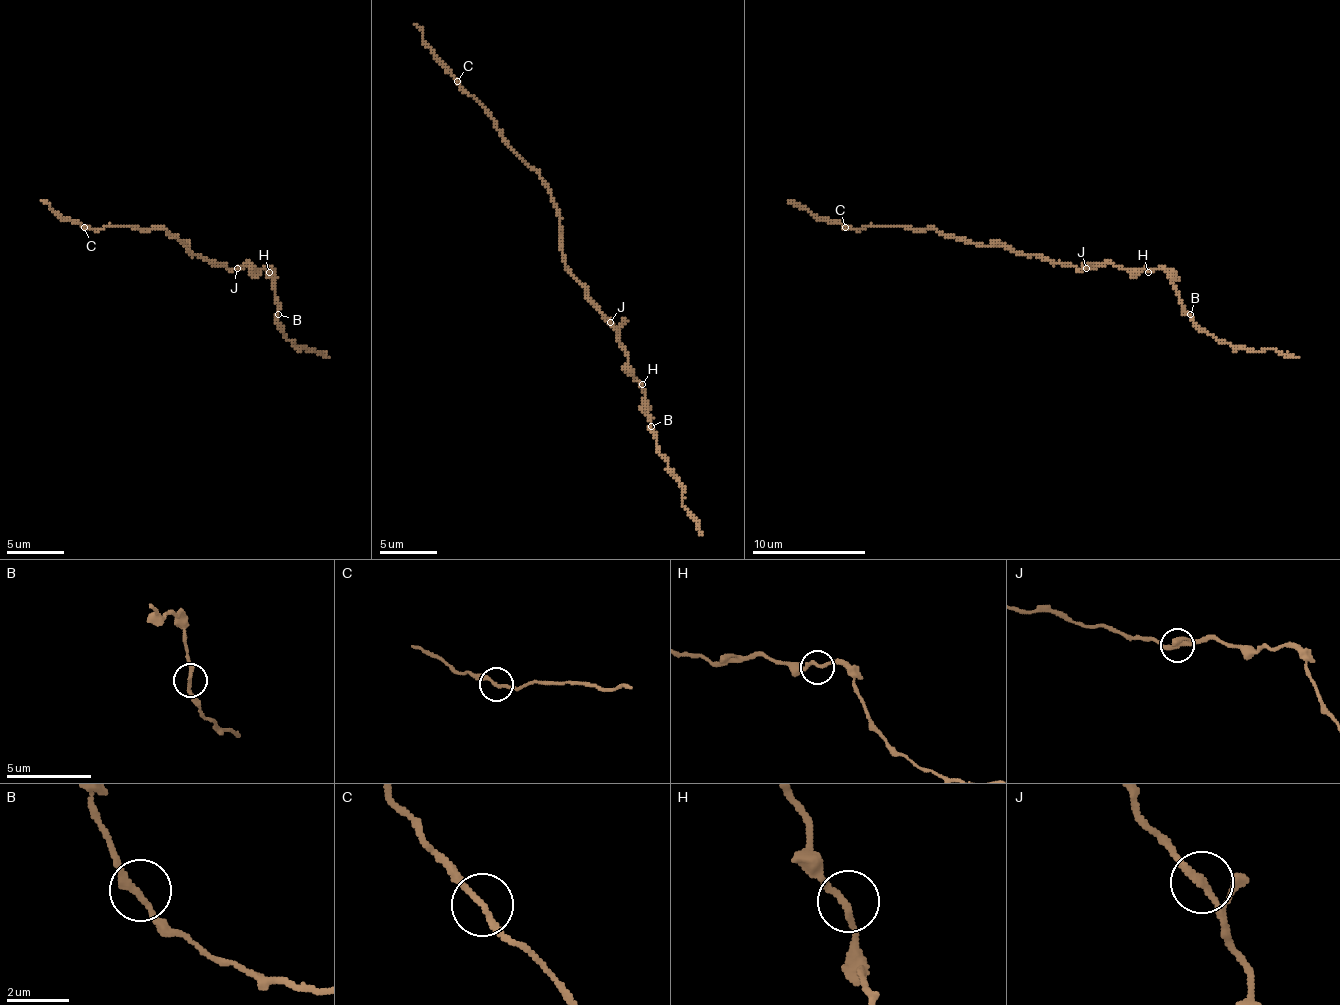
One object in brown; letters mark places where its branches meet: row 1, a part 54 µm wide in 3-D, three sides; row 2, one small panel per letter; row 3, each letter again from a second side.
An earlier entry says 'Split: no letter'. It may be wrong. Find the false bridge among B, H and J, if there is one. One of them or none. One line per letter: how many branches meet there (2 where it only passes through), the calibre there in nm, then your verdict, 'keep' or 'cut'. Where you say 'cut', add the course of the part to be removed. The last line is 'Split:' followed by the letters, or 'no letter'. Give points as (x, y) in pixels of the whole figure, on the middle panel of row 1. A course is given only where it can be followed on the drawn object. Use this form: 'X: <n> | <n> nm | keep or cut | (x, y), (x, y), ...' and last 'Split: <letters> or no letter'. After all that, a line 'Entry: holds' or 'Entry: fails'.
B: 2 | 200 nm | keep
H: 2 | 190 nm | keep
J: 3 | 180 nm | keep
Split: no letter
Entry: holds

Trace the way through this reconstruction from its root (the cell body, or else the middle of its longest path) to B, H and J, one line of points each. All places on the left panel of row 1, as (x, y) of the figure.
B: (209, 260), (229, 269), (241, 269), (246, 263), (255, 269), (272, 269), (278, 314)
H: (209, 260), (229, 269), (241, 269), (249, 263), (255, 269), (269, 272)
J: (209, 260), (238, 269)

